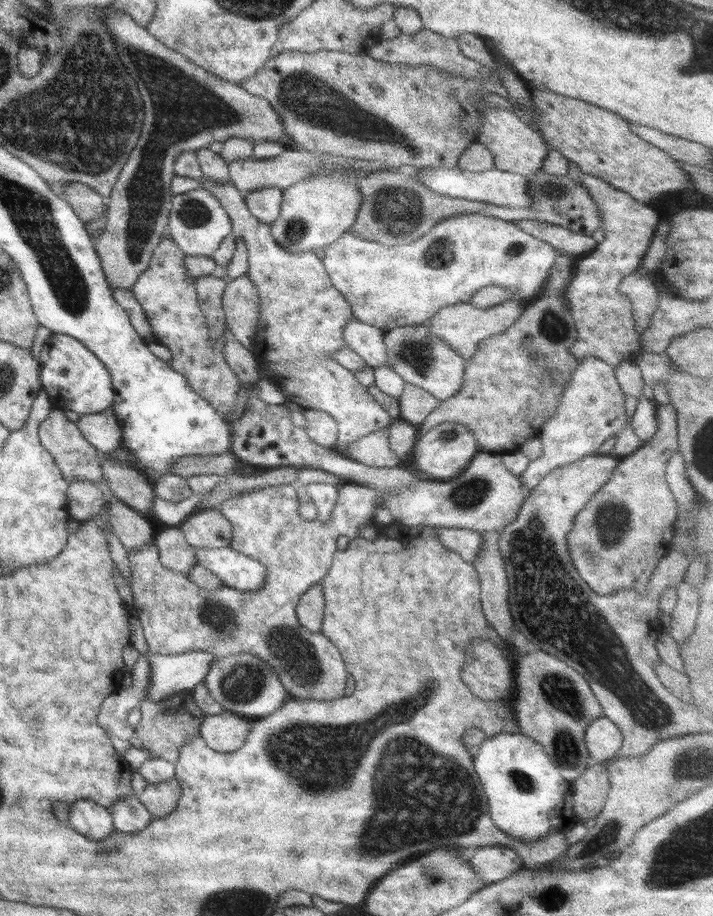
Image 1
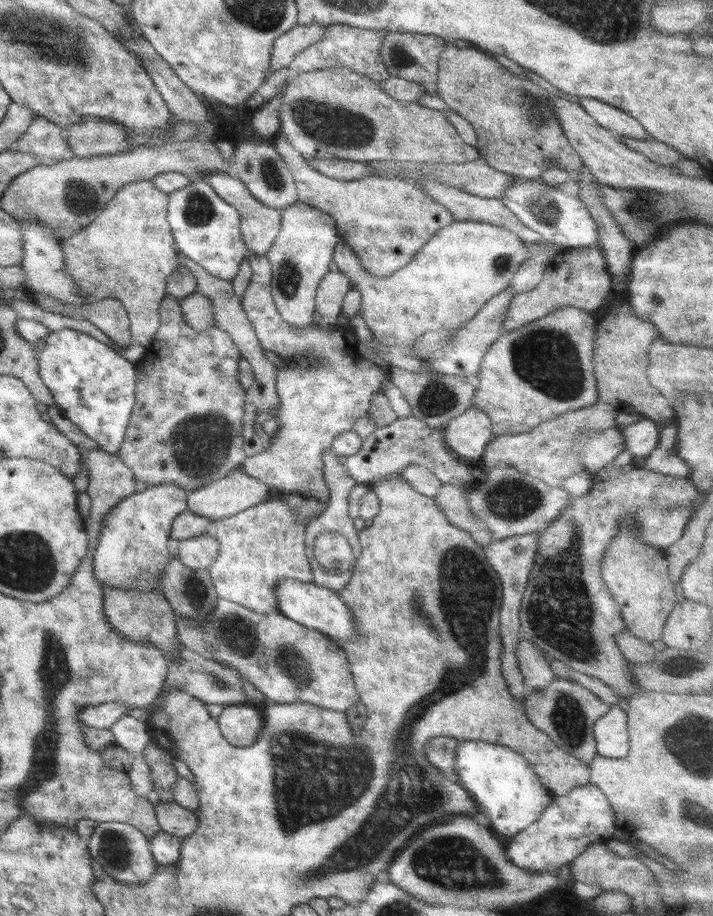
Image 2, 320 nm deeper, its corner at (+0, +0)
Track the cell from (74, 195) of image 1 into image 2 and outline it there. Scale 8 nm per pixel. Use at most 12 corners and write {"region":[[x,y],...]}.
{"region":[[41,117],[14,149],[52,166],[75,155],[64,130]]}

